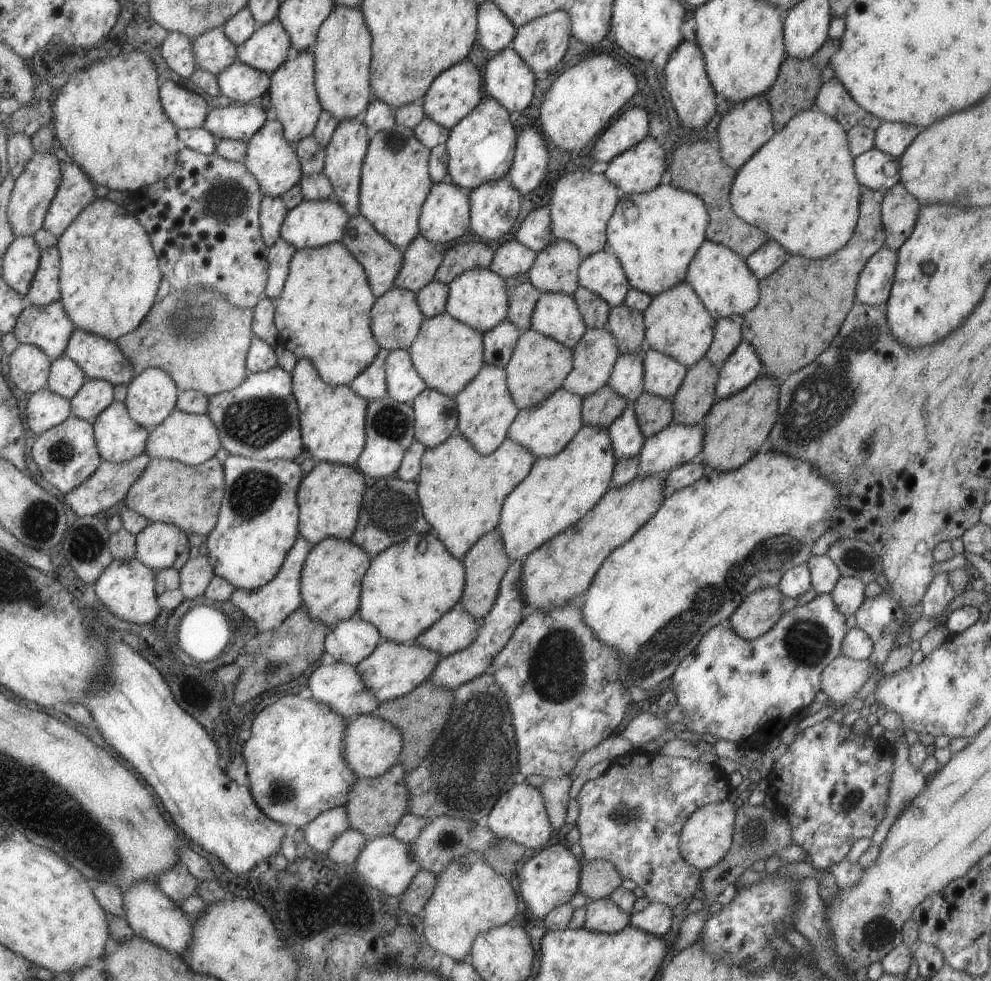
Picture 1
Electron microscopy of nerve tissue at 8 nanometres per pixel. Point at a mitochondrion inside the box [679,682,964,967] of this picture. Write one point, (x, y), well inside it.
(878, 932)

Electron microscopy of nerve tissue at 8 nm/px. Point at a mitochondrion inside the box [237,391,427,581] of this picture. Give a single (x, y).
(375, 517)

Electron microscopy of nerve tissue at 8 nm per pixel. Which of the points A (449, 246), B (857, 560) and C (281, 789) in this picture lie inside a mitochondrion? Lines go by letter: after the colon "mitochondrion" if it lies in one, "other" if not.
A: other
B: mitochondrion
C: mitochondrion

